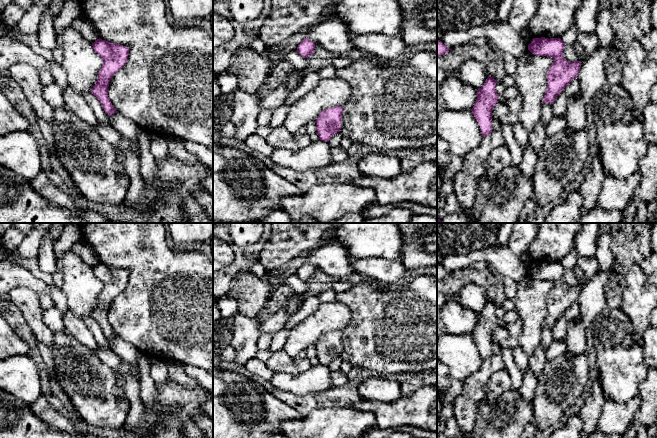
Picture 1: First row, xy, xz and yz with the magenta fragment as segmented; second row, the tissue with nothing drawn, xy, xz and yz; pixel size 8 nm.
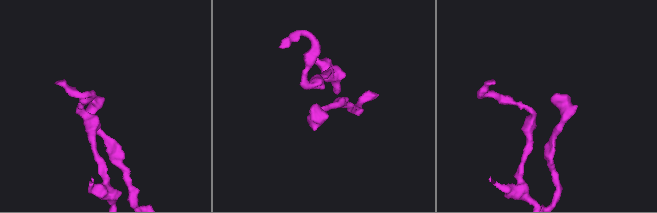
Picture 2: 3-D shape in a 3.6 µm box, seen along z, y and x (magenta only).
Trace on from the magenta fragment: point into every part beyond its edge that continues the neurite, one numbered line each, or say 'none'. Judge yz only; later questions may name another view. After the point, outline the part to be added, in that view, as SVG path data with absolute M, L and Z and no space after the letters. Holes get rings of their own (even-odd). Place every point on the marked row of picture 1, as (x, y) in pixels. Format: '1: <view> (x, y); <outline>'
none

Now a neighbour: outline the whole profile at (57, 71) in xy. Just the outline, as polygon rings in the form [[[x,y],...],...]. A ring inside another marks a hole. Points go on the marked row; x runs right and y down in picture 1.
[[[50,60],[49,64],[49,72],[53,76],[54,82],[58,84],[62,90],[66,90],[69,85],[64,68],[61,65],[58,65],[54,60]]]

